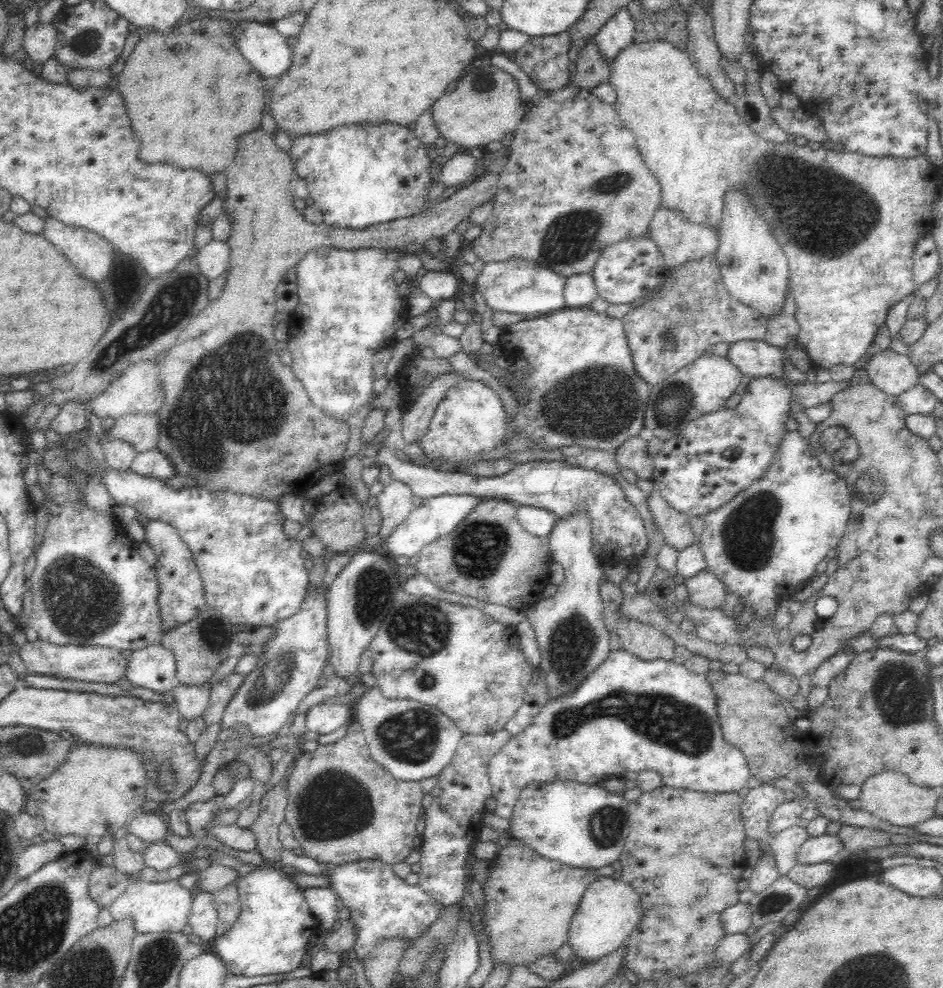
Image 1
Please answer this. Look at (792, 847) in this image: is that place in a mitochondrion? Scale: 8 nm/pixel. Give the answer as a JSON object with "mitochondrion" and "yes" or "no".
{"mitochondrion":"no"}

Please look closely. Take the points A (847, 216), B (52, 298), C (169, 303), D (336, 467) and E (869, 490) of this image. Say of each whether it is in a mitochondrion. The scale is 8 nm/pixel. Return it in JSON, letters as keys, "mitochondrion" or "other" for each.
{"A":"mitochondrion","B":"other","C":"mitochondrion","D":"other","E":"mitochondrion"}

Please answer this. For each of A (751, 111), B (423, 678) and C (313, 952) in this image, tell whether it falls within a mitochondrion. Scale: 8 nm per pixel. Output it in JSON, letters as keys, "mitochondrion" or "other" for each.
{"A":"other","B":"mitochondrion","C":"other"}

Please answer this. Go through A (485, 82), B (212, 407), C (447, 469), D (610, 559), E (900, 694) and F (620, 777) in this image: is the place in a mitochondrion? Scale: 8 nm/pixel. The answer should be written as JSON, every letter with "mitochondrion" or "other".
{"A":"mitochondrion","B":"mitochondrion","C":"other","D":"other","E":"mitochondrion","F":"other"}

